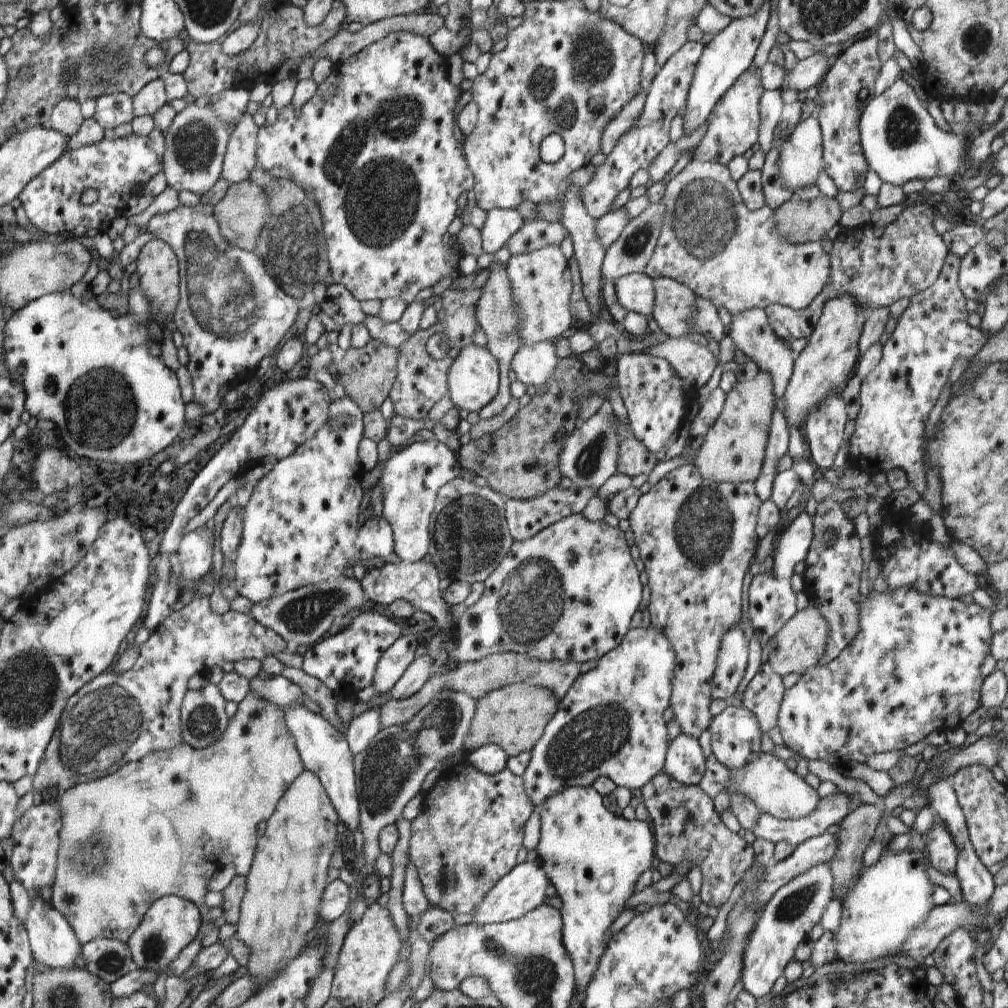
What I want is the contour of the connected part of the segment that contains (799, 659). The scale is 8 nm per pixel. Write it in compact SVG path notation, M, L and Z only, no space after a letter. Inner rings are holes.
M813 603L806 606L806 608L798 611L786 624L780 629L767 643L770 646L770 653L768 654L768 662L770 666L781 676L786 674L800 674L803 675L810 667L819 664L819 658L825 653L826 641L828 638L828 623L826 619L820 614L820 611Z

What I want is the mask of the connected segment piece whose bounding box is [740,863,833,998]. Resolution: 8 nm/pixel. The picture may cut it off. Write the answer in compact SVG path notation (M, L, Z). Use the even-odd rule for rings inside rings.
M816 863L802 874L784 883L760 911L754 930L743 952L740 980L754 998L766 996L786 965L794 959L794 951L808 933L821 921L822 914L833 899L833 874L828 863Z

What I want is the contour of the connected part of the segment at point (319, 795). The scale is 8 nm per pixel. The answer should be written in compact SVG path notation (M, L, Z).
M304 770L287 788L274 814L267 820L264 834L260 840L257 840L253 863L245 876L246 890L240 903L235 936L250 947L251 953L245 966L248 968L248 974L256 977L261 987L273 981L273 978L298 956L300 948L304 946L308 930L316 926L316 912L320 914L322 896L327 886L326 876L328 876L330 856L336 848L338 817L340 816L328 792L322 786L319 776L312 771Z

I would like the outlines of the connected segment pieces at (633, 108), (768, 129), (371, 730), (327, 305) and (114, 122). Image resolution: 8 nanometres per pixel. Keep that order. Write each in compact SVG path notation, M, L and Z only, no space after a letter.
M638 91L634 98L622 108L620 114L605 126L604 132L601 134L601 151L606 156L612 152L618 139L625 132L628 132L632 125L636 124L636 121L642 114L646 97L646 92Z
M780 90L766 91L762 93L759 100L760 124L757 132L757 141L760 144L760 150L764 151L766 156L770 154L774 139L774 128L781 125L782 109L784 103L781 100Z
M370 709L348 723L348 730L343 735L354 756L360 754L370 744L374 735L382 729L380 719L379 709Z
M333 283L327 287L326 299L318 304L318 310L323 310L338 326L344 324L362 323L366 317L357 301L346 287Z
M123 92L112 93L96 99L94 120L104 129L115 129L132 121L133 98Z

